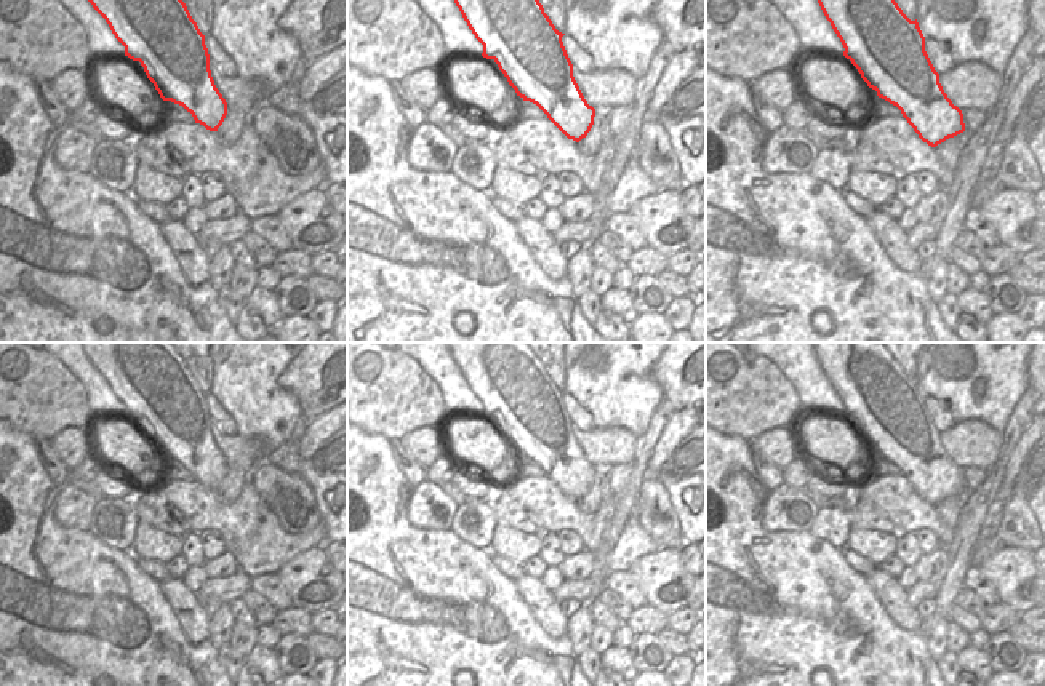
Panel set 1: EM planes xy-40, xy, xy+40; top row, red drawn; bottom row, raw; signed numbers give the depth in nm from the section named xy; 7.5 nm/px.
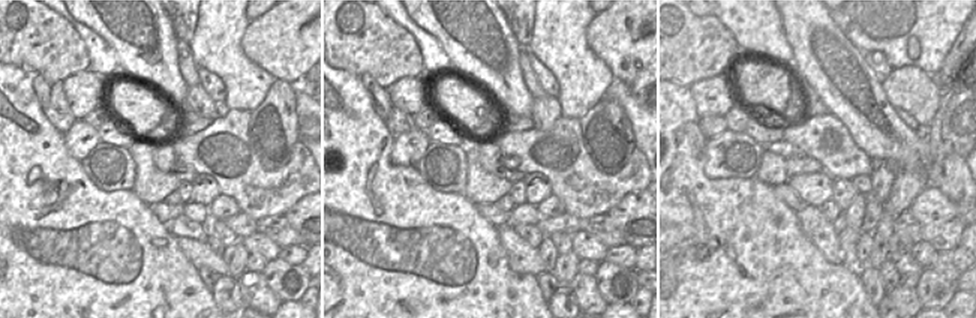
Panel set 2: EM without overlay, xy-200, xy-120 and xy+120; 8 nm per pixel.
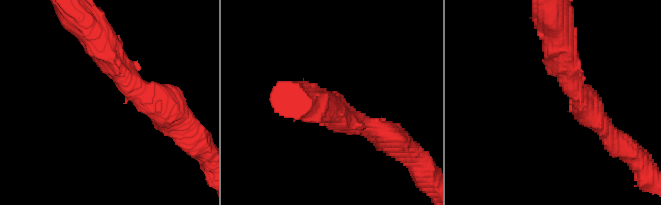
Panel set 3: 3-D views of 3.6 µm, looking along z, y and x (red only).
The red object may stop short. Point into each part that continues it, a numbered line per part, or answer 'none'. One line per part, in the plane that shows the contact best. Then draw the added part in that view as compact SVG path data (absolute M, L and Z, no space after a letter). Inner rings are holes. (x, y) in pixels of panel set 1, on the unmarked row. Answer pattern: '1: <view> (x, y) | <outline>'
none

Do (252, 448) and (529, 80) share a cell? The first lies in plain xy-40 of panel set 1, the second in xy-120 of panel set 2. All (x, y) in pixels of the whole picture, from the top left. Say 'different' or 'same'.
same

